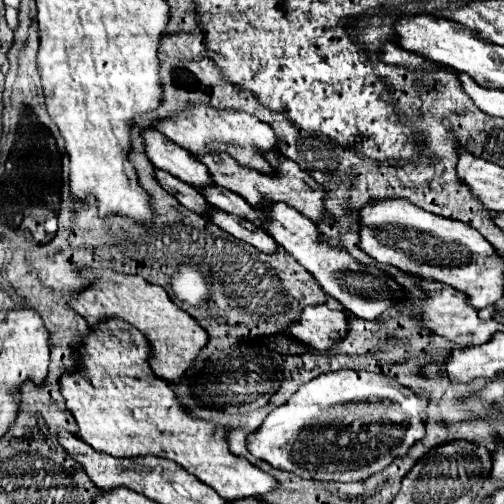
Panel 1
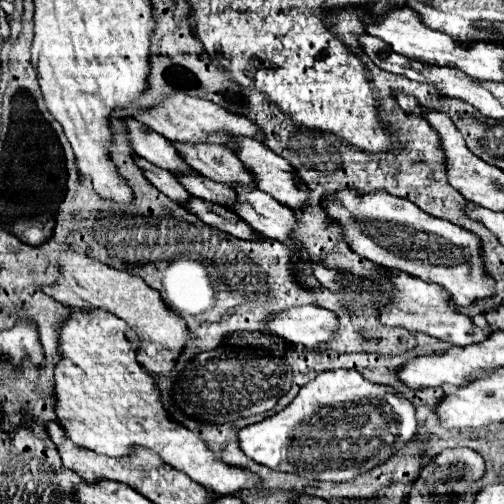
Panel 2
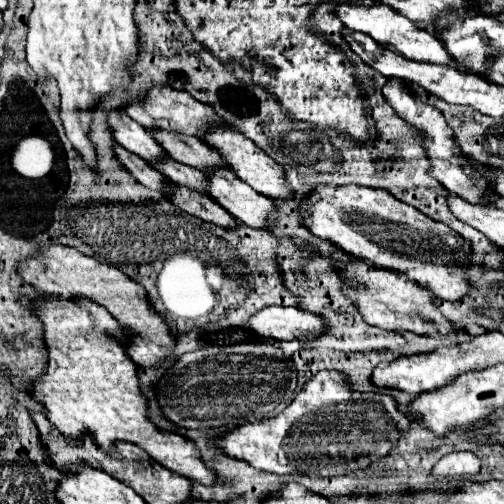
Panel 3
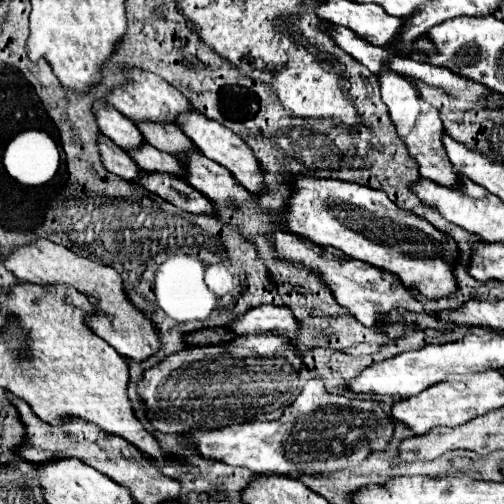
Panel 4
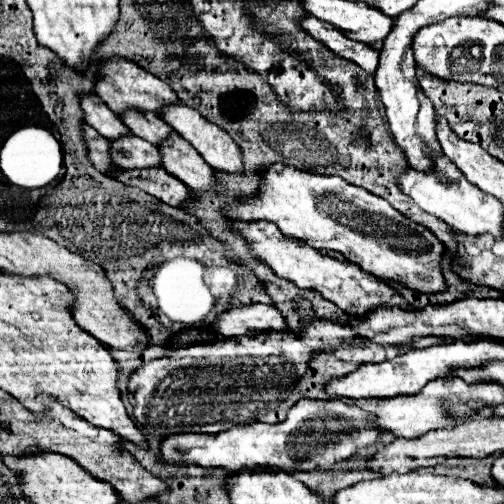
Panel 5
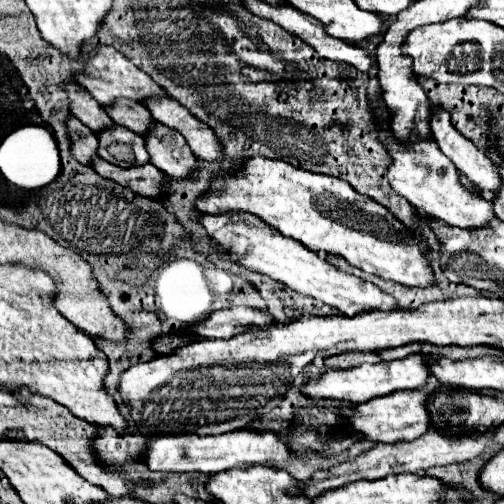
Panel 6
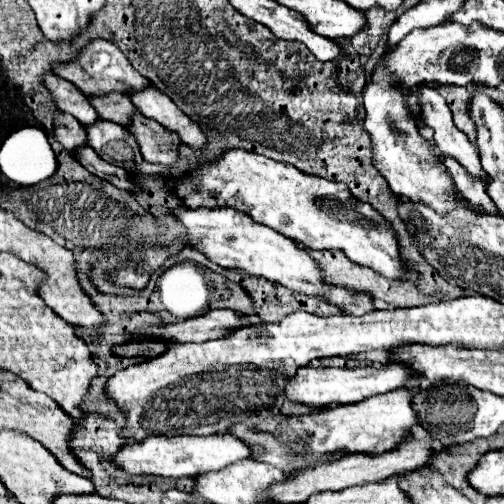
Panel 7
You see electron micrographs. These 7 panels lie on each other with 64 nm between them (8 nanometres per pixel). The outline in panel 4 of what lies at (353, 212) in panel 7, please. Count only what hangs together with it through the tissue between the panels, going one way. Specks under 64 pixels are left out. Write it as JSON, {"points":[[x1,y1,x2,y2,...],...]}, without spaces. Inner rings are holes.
{"points":[[312,176,294,178,294,188,296,192,290,198,290,214,286,218,292,234,304,236,320,246,334,246,350,258,388,270,426,298,442,298,458,290,454,278,460,252,458,242,434,228,428,220,396,206,382,190]]}

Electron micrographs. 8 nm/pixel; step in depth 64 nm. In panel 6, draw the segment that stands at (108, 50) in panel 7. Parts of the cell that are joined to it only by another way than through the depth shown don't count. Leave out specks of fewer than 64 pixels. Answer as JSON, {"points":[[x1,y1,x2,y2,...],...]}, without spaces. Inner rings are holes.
{"points":[[108,46,96,48,92,52,92,60,88,60,88,64,84,68,84,74,76,76,76,80,80,82,80,86,84,86,104,106,112,106,118,98,128,98,128,100,134,100,134,102,144,102,148,98,166,96,168,94,146,72,136,68,124,54,120,54,120,52,116,52,114,48,108,48]]}

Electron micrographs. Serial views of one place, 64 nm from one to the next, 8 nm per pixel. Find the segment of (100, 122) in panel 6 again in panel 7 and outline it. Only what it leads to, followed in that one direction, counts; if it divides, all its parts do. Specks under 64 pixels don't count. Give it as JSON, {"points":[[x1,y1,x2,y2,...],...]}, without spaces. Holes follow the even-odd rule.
{"points":[[48,74,44,84,52,92,52,96,56,98,60,110,72,114,76,120,80,120,80,124,92,126,92,124,96,124,96,120,100,120,98,112,90,104,90,98,84,92,80,92,74,84,70,84,68,80]]}

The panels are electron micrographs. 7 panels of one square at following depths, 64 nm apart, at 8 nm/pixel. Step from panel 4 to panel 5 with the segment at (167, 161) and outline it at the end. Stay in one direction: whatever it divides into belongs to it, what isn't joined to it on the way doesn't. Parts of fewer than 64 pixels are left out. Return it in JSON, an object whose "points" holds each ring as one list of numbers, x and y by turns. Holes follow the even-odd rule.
{"points":[[124,136,124,140,112,140,112,152,116,164,122,168,162,168,162,156,154,144,140,138]]}

